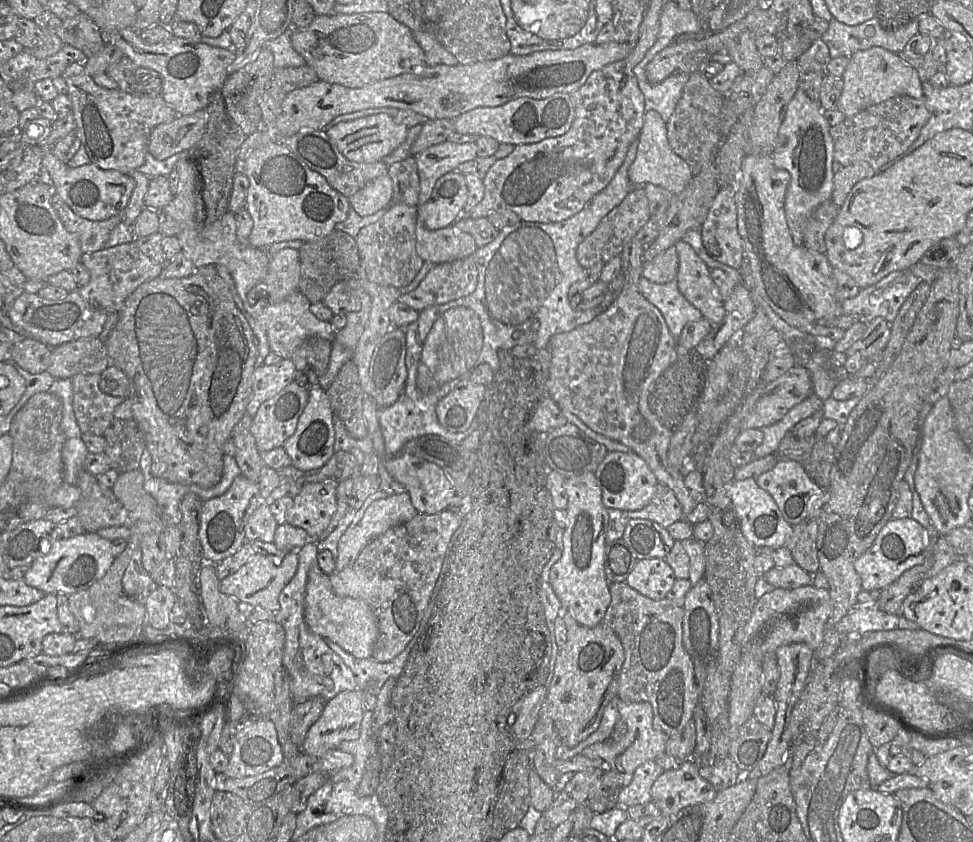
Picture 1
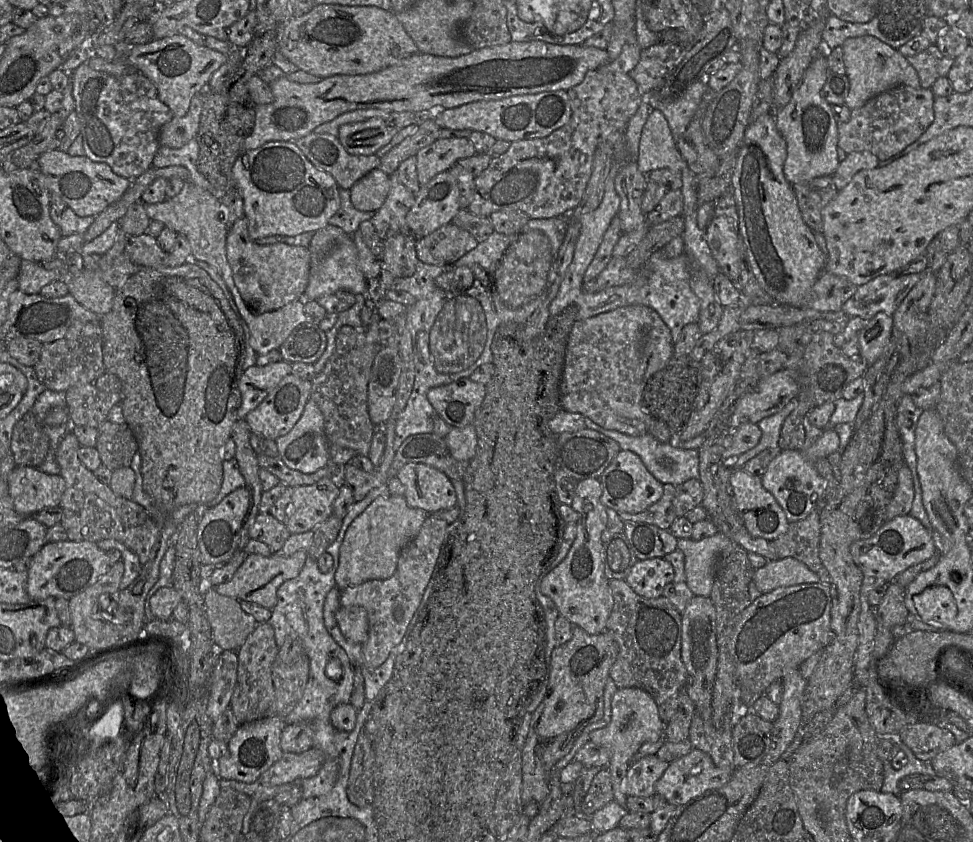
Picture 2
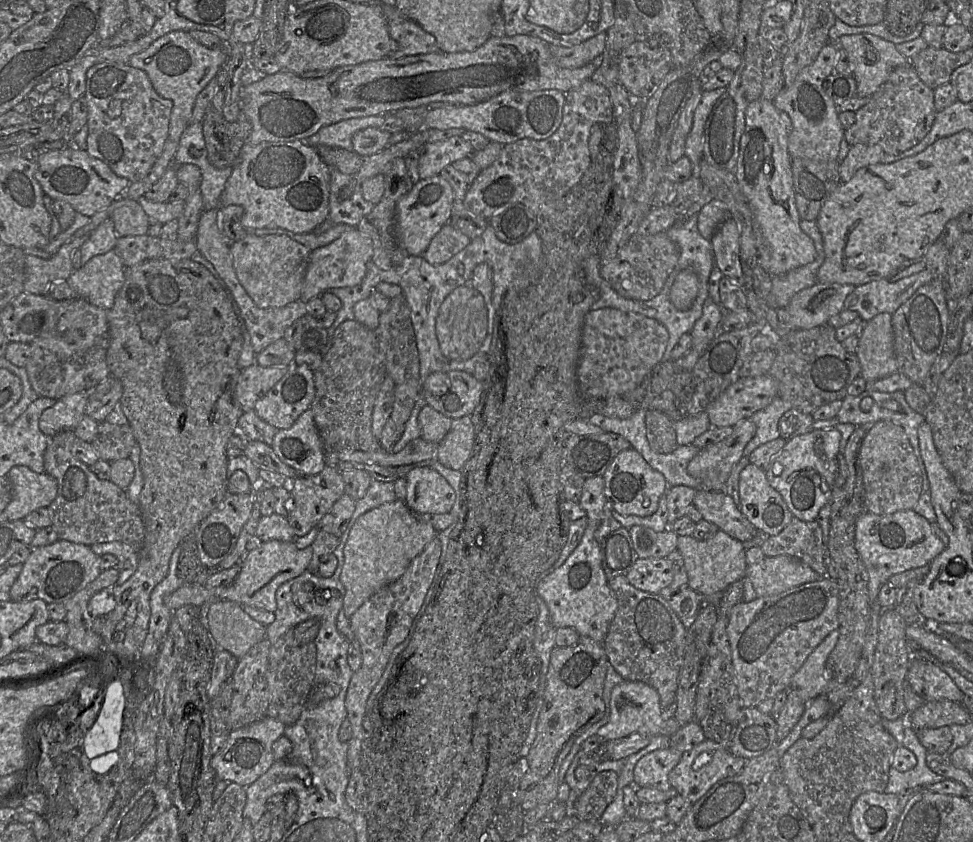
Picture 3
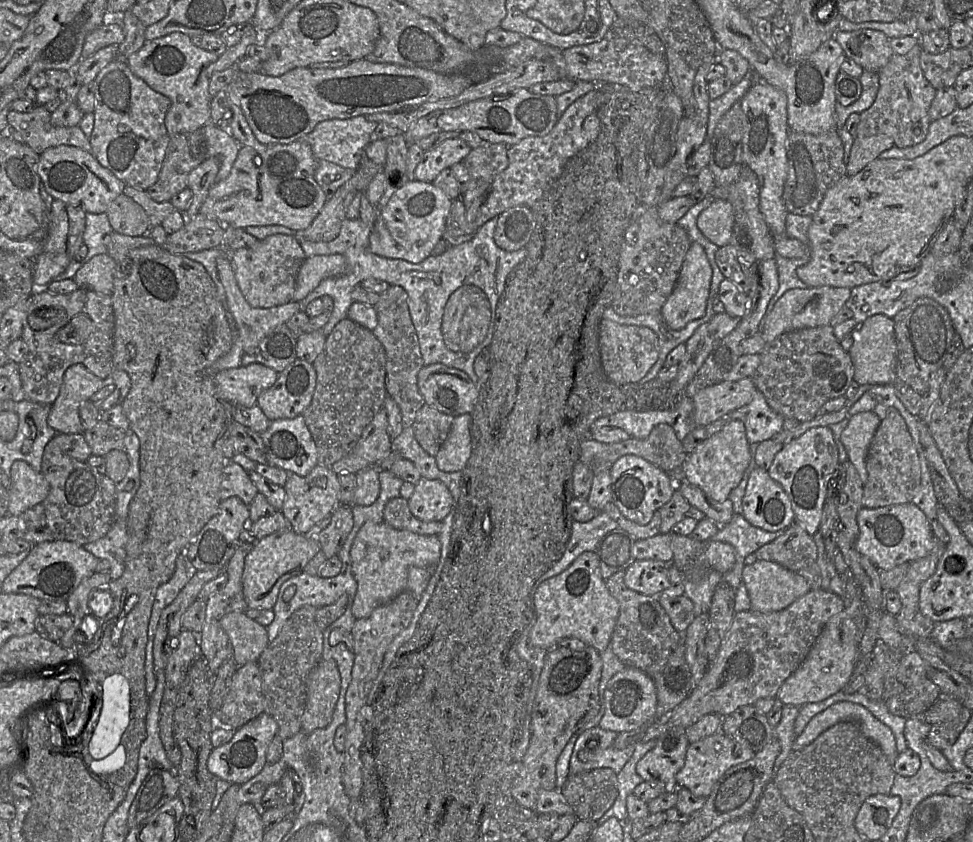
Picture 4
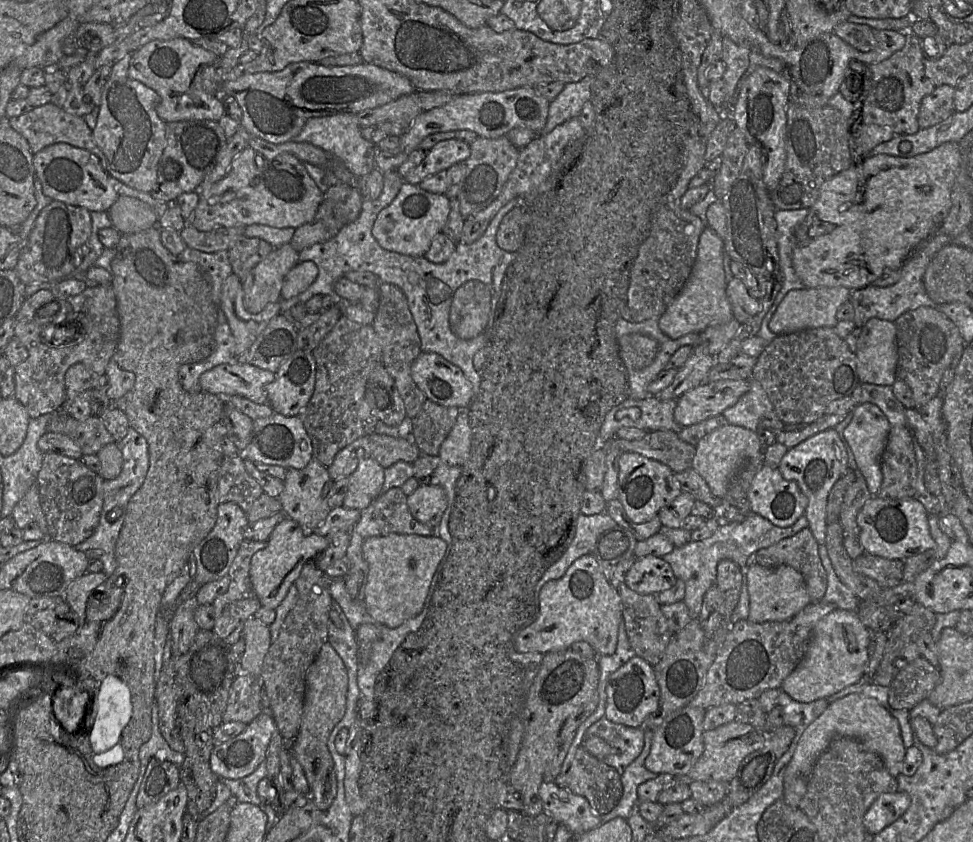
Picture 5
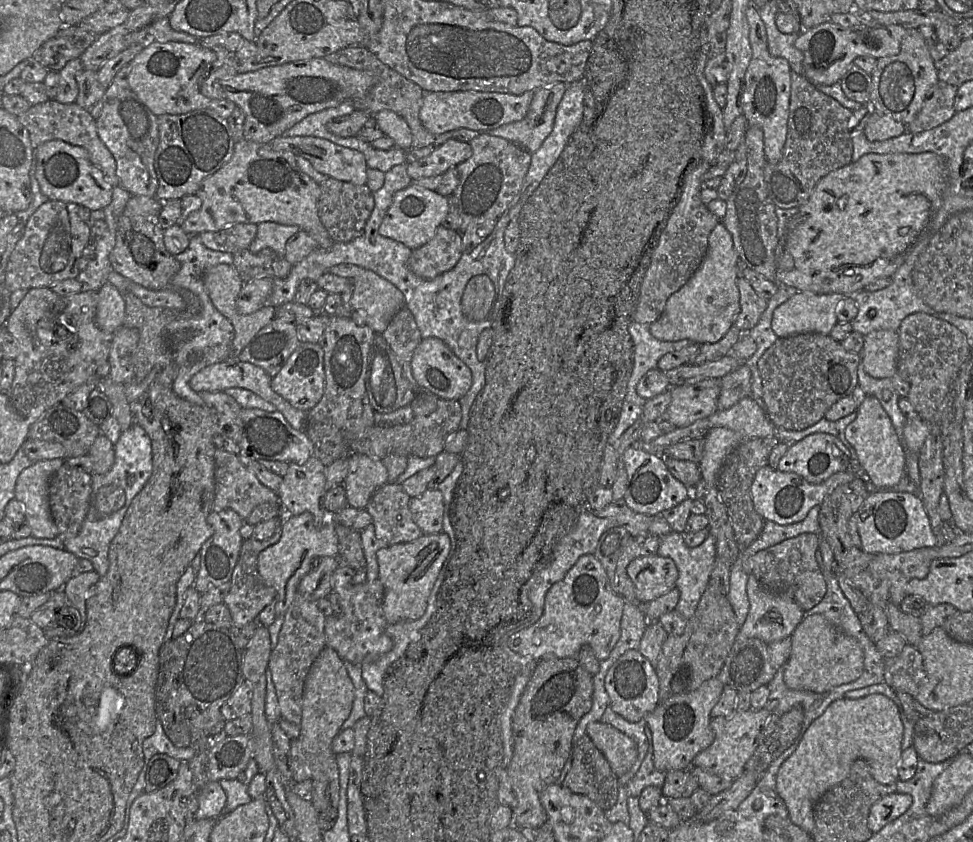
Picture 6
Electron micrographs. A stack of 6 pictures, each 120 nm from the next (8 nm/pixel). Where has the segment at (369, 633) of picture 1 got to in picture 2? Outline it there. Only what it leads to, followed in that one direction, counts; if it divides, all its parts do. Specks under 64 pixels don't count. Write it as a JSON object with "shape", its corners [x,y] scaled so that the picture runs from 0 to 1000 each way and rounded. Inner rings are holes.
{"shape":[[[351,720],[344,728],[353,755],[362,764],[374,765],[379,757],[376,726],[369,720]]]}

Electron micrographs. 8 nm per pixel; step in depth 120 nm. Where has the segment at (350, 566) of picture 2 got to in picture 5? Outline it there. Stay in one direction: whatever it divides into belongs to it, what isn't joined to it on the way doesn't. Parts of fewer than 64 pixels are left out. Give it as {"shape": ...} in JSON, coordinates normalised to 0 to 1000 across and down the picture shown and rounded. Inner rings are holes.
{"shape":[[[393,634],[377,639],[372,657],[378,670],[373,715],[390,741],[407,746],[433,728],[444,686],[455,664],[459,645],[450,635]]]}

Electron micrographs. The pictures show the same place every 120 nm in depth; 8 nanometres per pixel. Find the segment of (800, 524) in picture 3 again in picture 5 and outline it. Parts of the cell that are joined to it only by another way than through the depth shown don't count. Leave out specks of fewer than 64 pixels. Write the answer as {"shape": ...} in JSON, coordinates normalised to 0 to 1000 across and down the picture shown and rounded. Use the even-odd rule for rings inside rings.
{"shape":[[[830,626],[777,654],[775,666],[786,673],[812,672],[822,679],[834,715],[842,715],[848,705],[849,681],[841,660],[841,645]]]}

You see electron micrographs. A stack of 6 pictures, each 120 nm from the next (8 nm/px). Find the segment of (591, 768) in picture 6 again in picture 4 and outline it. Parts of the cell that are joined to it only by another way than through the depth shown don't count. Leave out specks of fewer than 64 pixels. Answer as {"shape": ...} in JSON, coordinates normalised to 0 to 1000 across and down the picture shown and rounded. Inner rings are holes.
{"shape":[[[614,912],[586,918],[575,937],[594,974],[615,975],[630,957],[635,943],[634,918],[628,912]]]}

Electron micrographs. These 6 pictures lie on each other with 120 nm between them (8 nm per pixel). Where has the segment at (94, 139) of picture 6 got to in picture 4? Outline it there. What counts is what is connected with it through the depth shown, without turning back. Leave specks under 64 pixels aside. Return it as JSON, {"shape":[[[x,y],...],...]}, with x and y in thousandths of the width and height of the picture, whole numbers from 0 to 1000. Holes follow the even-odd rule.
{"shape":[[[36,125],[29,134],[11,129],[7,137],[8,150],[21,159],[22,169],[42,184],[46,178],[61,172],[76,173],[94,181],[92,166],[81,150],[57,151],[51,145],[52,134],[45,125]]]}

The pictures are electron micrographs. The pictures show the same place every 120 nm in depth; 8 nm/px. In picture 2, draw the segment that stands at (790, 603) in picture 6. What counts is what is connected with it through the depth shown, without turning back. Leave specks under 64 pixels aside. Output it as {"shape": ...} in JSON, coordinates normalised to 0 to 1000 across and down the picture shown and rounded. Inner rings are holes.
{"shape":[[[815,663],[790,665],[787,671],[776,676],[773,690],[786,705],[801,697],[842,691],[842,684],[825,667]]]}

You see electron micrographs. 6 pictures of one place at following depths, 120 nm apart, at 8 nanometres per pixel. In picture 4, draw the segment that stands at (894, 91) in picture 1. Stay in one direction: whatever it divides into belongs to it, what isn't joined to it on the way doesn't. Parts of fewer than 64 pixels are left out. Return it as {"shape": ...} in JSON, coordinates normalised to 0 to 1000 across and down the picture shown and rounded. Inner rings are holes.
{"shape":[[[894,34],[880,37],[860,37],[857,46],[865,56],[868,67],[883,76],[888,84],[902,87],[919,65],[914,45],[906,38]]]}

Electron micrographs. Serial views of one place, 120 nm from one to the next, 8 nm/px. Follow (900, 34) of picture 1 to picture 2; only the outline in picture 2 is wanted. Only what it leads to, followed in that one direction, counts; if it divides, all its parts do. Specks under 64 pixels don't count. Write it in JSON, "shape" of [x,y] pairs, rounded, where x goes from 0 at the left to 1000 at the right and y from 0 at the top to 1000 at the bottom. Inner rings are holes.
{"shape":[[[853,18],[849,23],[846,37],[846,52],[851,59],[865,55],[872,45],[889,42],[897,43],[917,57],[924,58],[938,44],[948,39],[948,30],[942,30],[934,40],[925,46],[915,46],[903,34],[903,24],[899,19],[891,27],[874,27],[866,25],[858,18]]]}

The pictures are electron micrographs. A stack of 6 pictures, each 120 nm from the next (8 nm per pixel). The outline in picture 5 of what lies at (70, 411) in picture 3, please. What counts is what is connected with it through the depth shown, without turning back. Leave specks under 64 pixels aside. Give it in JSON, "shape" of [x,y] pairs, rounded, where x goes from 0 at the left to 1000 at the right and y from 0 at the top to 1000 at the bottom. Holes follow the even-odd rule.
{"shape":[[[86,432],[74,433],[67,444],[68,476],[64,487],[73,479],[83,466],[96,463],[111,456],[111,448],[91,439]]]}

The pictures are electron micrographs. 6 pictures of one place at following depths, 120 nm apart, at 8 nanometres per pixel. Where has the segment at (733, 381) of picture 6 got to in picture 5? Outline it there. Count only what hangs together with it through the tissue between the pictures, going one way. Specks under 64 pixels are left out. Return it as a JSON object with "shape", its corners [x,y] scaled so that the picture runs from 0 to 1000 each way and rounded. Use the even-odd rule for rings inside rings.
{"shape":[[[774,449],[770,454],[769,464],[753,482],[744,487],[742,494],[748,504],[777,513],[783,508],[783,499],[788,496],[786,493],[790,493],[795,485],[782,456]]]}

